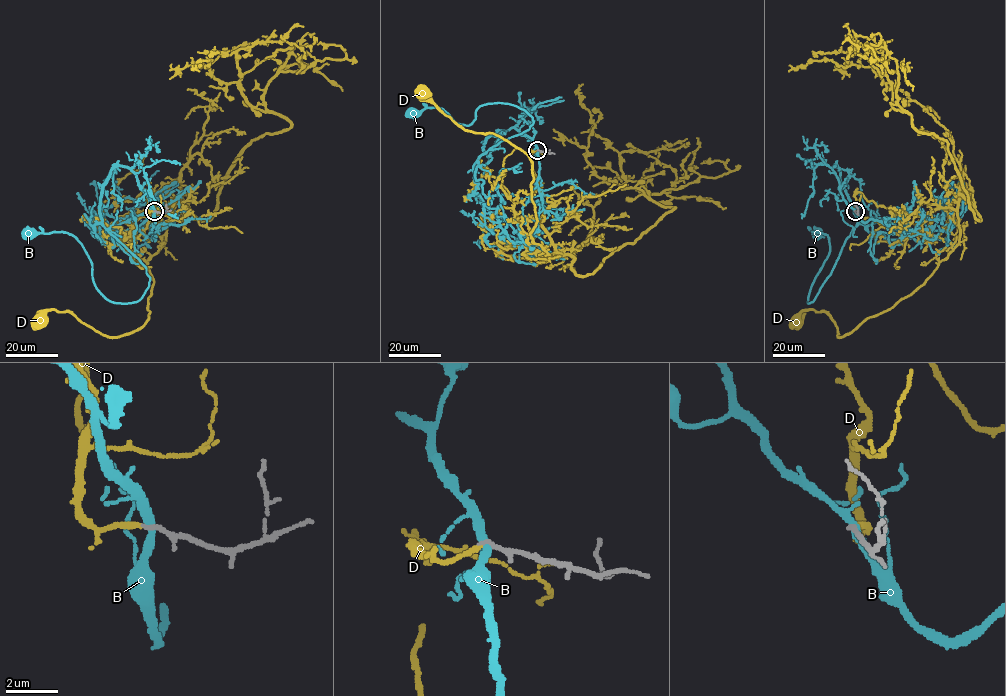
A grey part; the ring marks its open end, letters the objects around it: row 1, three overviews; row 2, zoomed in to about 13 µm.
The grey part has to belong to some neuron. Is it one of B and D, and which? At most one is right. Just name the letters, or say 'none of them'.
D

